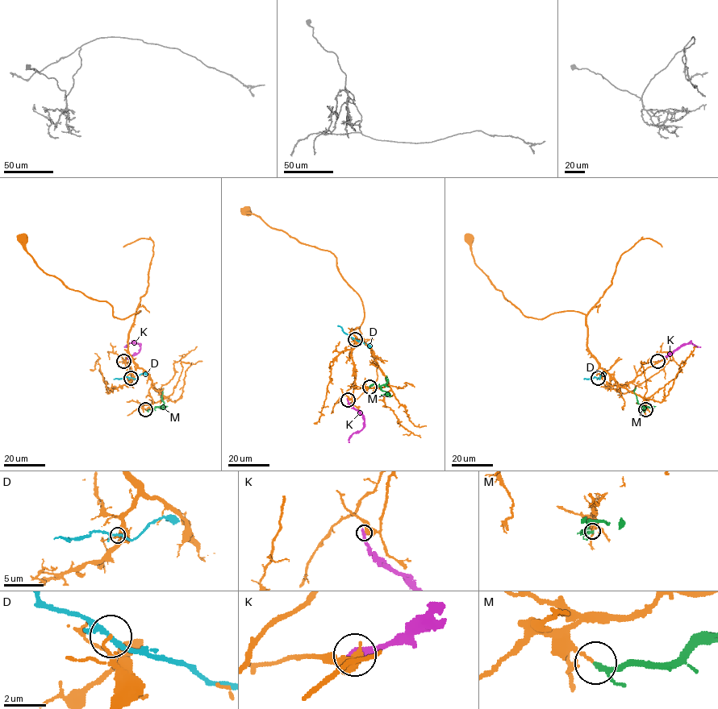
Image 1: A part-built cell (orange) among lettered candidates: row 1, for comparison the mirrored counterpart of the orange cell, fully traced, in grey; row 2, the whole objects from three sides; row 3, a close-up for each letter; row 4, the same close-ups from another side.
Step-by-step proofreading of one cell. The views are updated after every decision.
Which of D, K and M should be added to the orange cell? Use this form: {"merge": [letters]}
{"merge": []}

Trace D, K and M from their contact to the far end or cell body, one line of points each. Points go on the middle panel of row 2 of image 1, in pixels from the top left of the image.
D: (355, 339), (337, 325)
K: (348, 400), (363, 416), (364, 424), (360, 430), (352, 433), (349, 442)
M: (369, 387), (372, 384), (384, 384), (387, 377)

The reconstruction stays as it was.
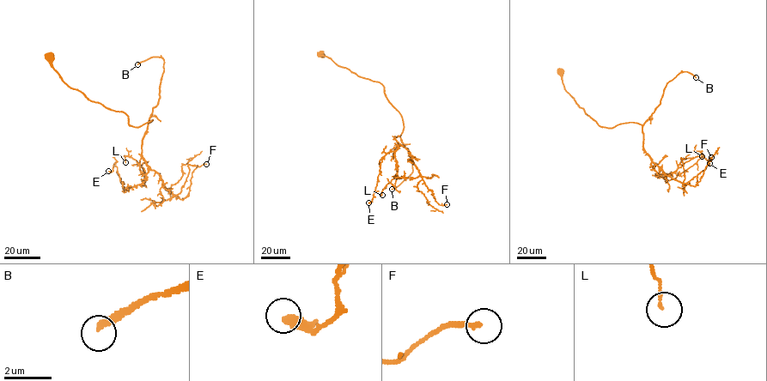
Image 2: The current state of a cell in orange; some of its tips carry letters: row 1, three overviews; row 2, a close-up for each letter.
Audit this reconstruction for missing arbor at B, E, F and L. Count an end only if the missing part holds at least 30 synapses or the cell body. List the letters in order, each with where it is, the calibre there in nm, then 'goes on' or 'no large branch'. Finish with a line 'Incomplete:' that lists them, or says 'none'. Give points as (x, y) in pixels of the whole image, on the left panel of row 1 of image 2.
B: (137, 64) | 190 nm | goes on
E: (108, 171) | 480 nm | no large branch
F: (206, 164) | 160 nm | no large branch
L: (125, 162) | 110 nm | no large branch
Incomplete: B

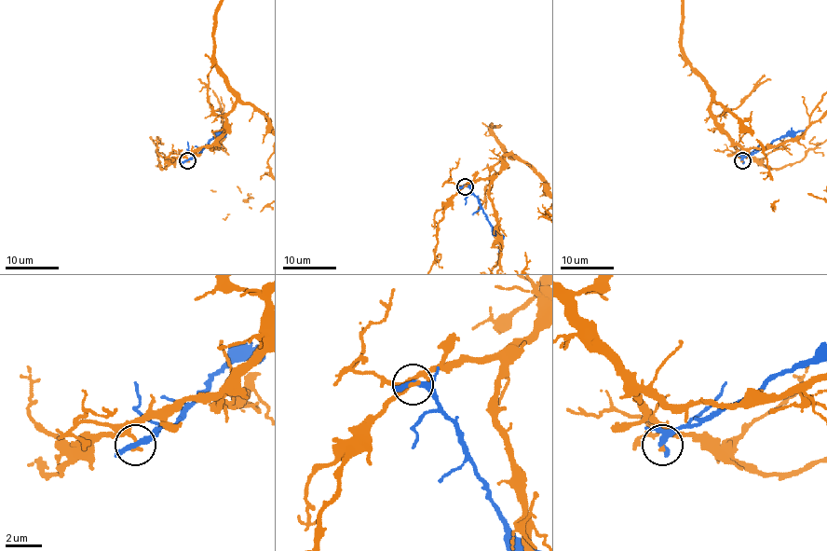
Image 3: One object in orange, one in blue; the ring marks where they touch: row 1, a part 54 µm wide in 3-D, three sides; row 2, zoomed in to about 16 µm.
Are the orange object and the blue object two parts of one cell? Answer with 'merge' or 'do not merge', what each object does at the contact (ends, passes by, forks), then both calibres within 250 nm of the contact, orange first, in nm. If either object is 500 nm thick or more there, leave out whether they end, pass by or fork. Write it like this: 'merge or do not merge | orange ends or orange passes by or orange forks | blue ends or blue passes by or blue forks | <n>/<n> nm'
do not merge | orange ends | blue passes by | 240/300 nm

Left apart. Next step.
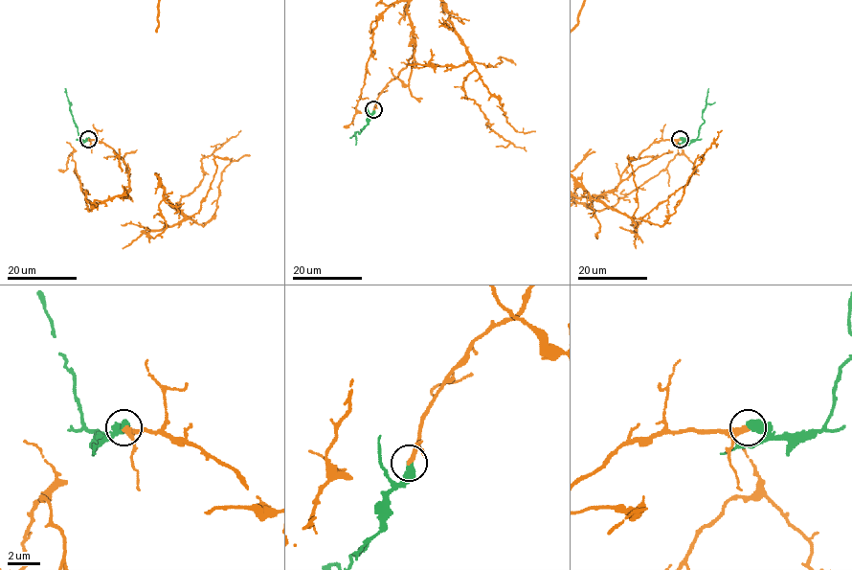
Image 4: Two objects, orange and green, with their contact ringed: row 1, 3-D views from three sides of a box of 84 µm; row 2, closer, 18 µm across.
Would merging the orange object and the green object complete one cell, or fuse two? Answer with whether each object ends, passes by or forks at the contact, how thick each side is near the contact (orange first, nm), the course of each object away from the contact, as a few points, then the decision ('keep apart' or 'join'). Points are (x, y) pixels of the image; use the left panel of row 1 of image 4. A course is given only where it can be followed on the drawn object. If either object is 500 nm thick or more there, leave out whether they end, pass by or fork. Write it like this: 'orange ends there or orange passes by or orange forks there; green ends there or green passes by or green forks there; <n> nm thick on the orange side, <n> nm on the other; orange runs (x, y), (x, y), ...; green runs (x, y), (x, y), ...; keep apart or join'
300 nm thick on the orange side, 550 nm on the other; green runs (88, 139), (83, 141), (78, 137), (64, 88); join

